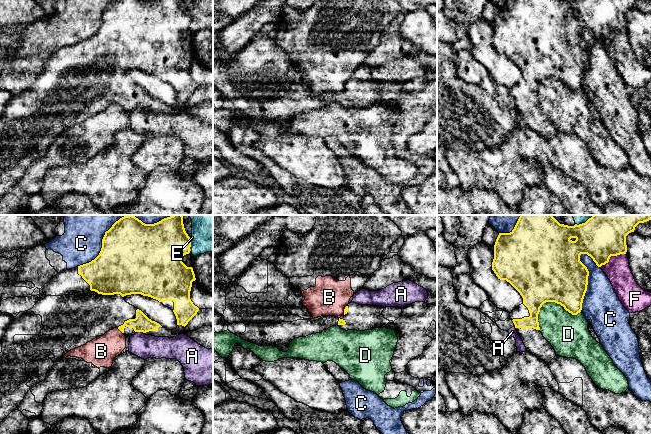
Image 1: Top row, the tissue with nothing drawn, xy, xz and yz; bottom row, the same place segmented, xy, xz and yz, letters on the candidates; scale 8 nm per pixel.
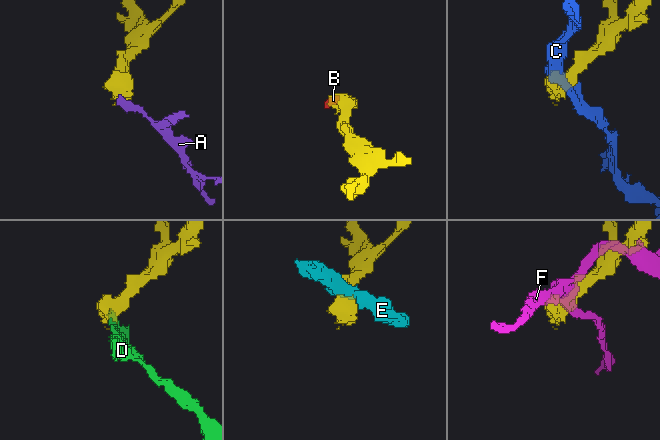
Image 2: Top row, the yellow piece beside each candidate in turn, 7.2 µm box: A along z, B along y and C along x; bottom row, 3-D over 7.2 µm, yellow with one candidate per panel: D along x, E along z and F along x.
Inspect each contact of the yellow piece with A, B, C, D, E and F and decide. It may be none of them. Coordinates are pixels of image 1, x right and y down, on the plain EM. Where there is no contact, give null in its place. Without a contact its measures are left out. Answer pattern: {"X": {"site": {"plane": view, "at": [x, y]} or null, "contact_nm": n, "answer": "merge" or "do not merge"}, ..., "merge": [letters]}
{"A": {"site": {"plane": "xy", "at": [140, 107]}, "contact_nm": 60, "answer": "do not merge"}, "B": {"site": {"plane": "xy", "at": [120, 106]}, "contact_nm": 70, "answer": "do not merge"}, "C": {"site": {"plane": "yz", "at": [587, 56]}, "contact_nm": 480, "answer": "do not merge"}, "D": {"site": {"plane": "yz", "at": [549, 77]}, "contact_nm": 360, "answer": "do not merge"}, "E": {"site": {"plane": "xy", "at": [190, 18]}, "contact_nm": 80, "answer": "do not merge"}, "F": {"site": {"plane": "yz", "at": [611, 31]}, "contact_nm": 240, "answer": "do not merge"}, "merge": []}

